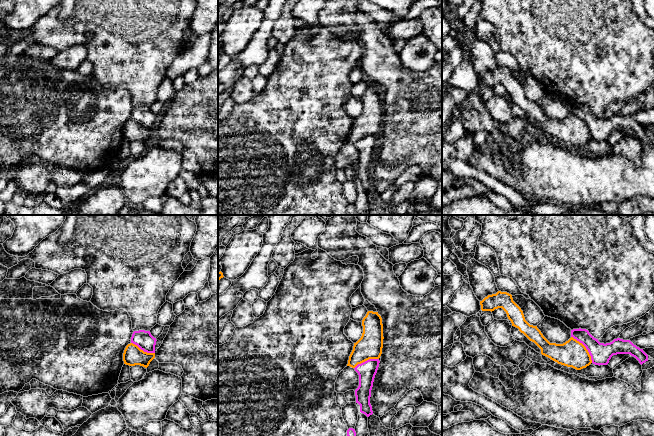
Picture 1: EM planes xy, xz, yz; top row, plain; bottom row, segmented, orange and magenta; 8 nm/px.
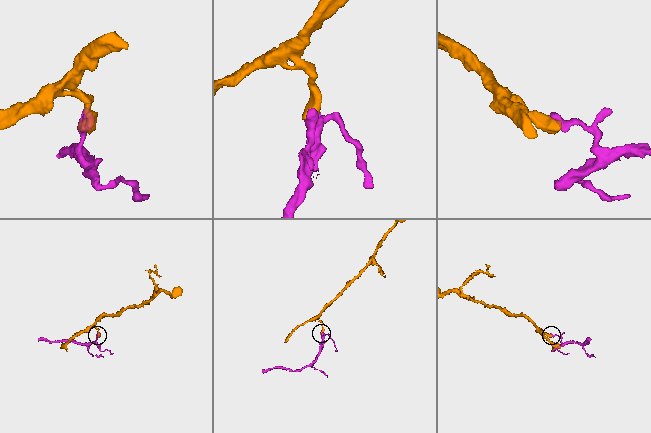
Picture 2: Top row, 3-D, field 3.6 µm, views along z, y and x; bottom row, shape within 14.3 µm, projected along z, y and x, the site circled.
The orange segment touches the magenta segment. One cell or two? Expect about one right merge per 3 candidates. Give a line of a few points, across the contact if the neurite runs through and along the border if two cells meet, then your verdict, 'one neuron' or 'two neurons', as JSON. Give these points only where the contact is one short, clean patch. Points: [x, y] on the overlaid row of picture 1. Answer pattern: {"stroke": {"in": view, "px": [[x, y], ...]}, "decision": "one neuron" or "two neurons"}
{"stroke": {"in": "yz", "px": [[571, 336], [585, 347], [592, 362]]}, "decision": "two neurons"}

